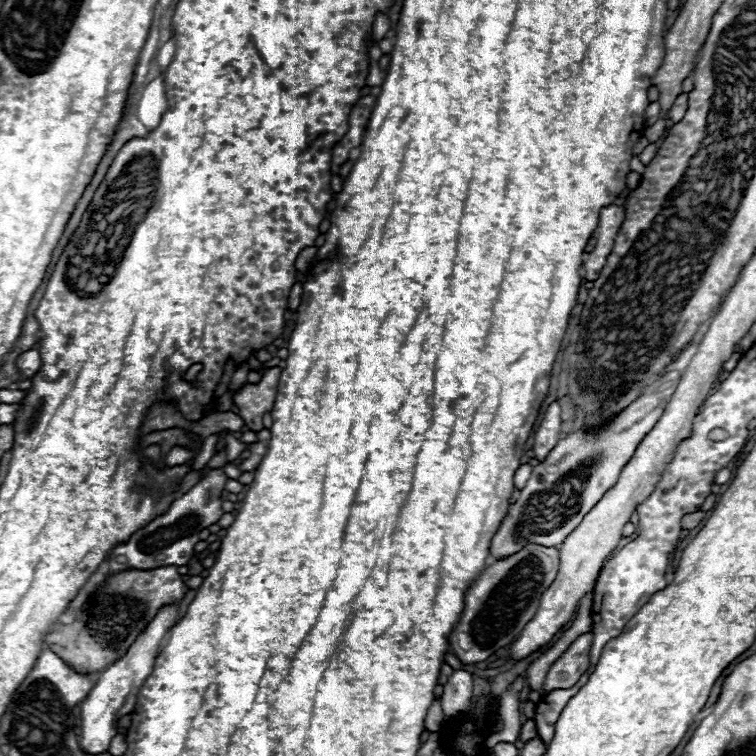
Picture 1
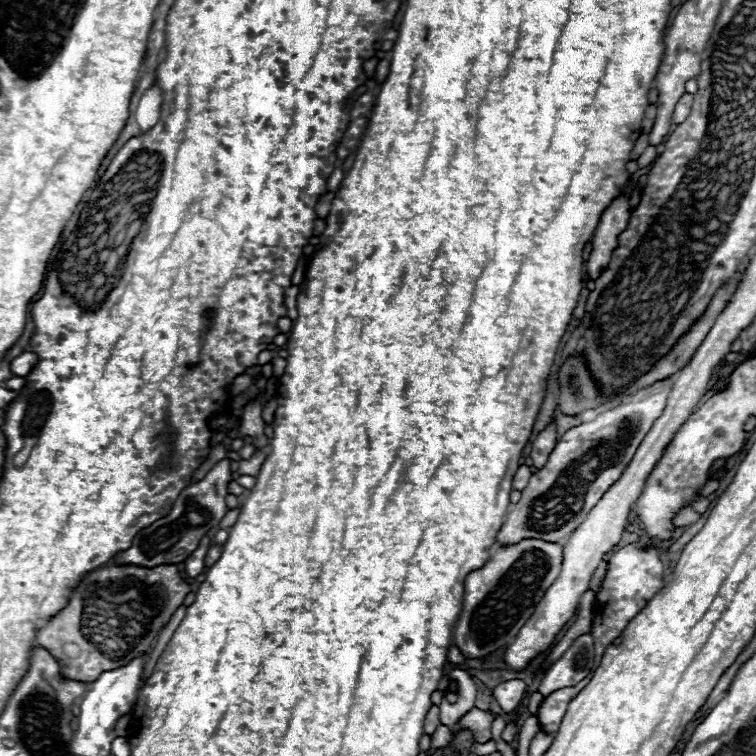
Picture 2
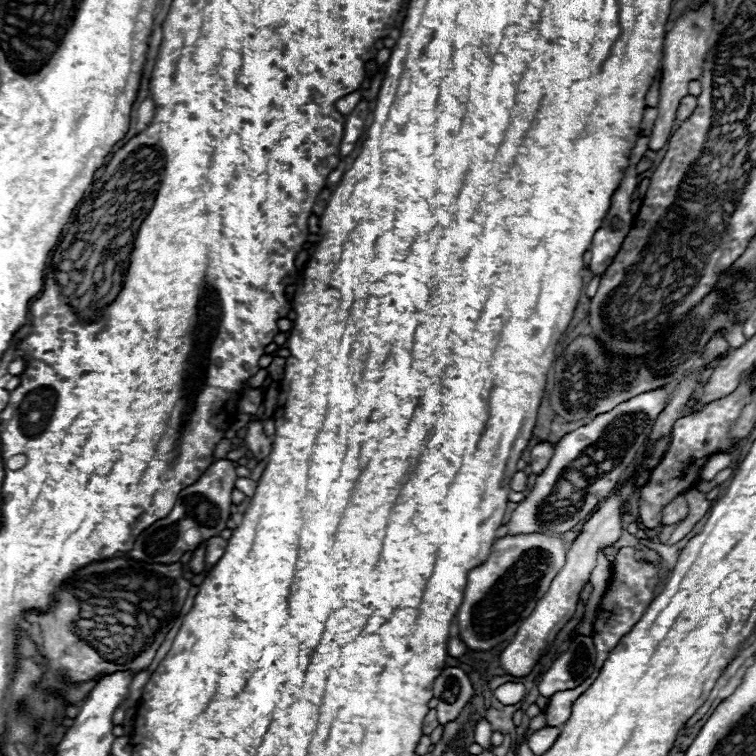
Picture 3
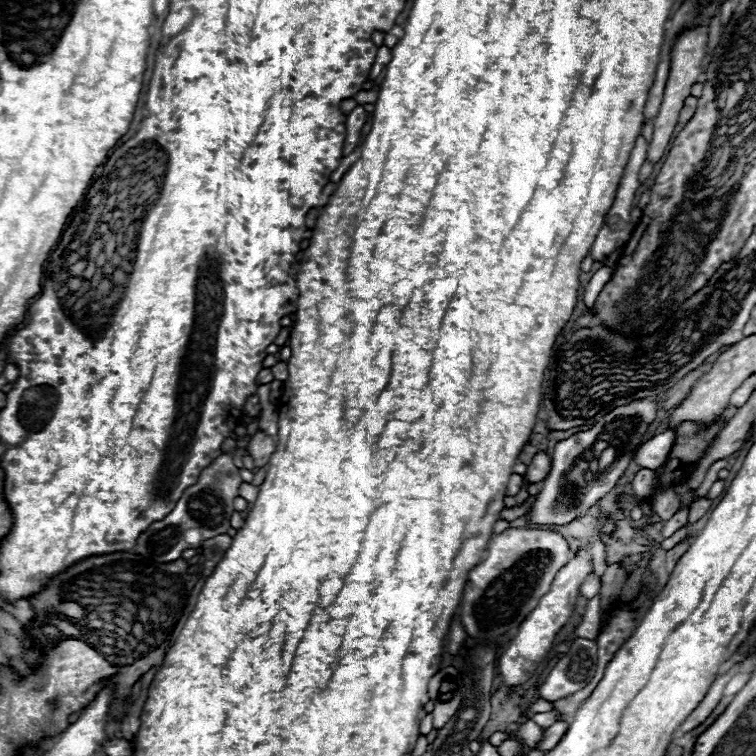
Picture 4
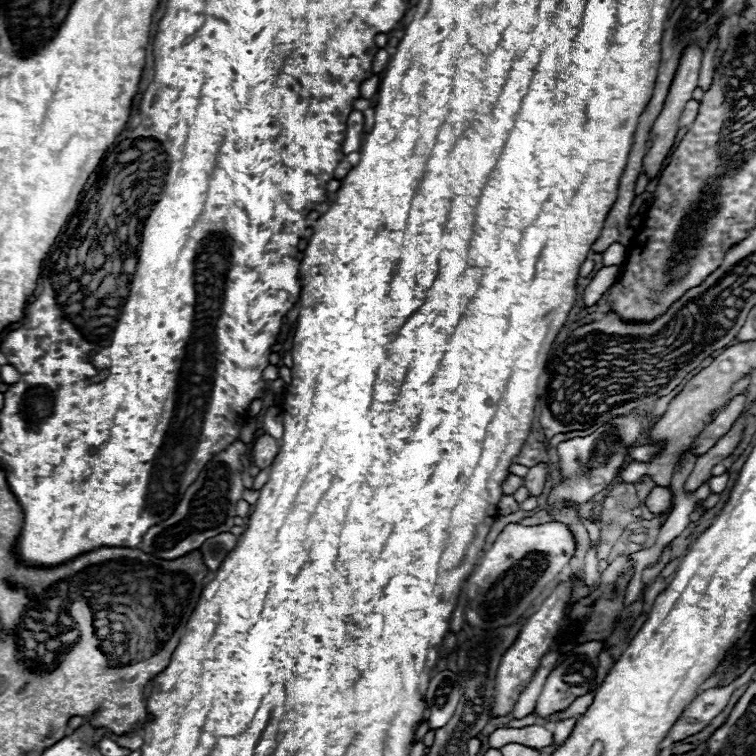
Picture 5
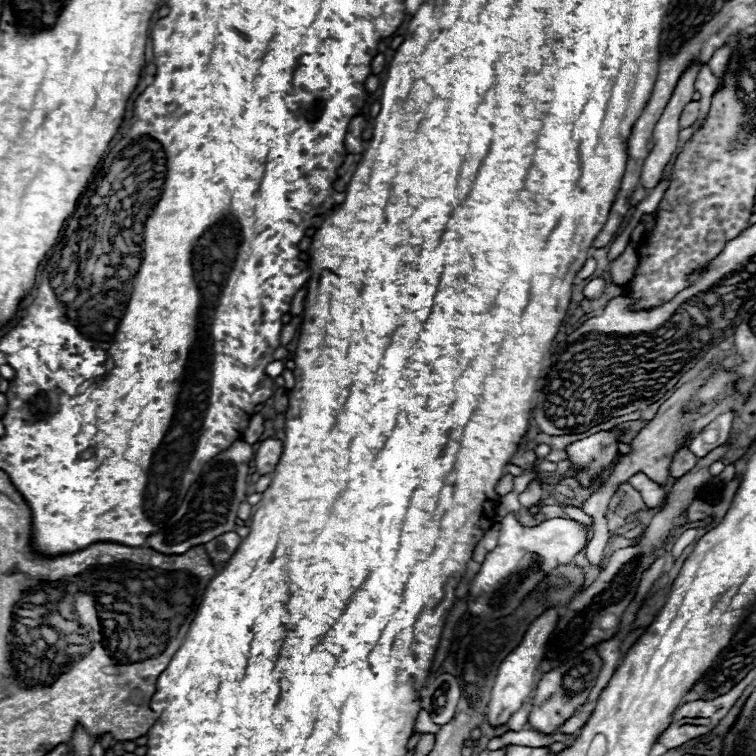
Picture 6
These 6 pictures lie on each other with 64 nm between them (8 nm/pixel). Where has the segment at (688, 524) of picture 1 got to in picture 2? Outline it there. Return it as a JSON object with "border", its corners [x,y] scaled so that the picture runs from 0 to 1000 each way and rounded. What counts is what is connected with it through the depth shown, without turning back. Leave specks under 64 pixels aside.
{"border":[[[905,669],[905,672],[889,685],[889,690],[892,690],[894,696],[910,696],[910,693],[918,693],[923,685],[926,685],[926,680],[921,680],[913,669]]]}

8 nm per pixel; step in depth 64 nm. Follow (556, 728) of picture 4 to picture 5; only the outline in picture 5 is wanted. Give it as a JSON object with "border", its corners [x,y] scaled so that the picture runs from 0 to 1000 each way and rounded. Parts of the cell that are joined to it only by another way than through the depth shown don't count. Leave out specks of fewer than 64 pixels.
{"border":[[[757,950],[735,955],[733,963],[730,963],[730,968],[733,968],[733,984],[743,984],[757,971],[757,960],[759,960],[759,952]]]}

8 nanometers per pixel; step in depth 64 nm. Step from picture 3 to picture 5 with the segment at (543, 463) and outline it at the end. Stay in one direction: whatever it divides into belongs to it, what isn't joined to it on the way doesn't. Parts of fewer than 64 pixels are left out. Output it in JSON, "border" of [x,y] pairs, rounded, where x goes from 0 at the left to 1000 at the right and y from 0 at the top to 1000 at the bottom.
{"border":[[[712,614],[712,616],[698,622],[698,627],[693,630],[693,643],[698,646],[698,656],[712,659],[720,651],[722,627],[725,627],[725,616],[722,614]]]}

